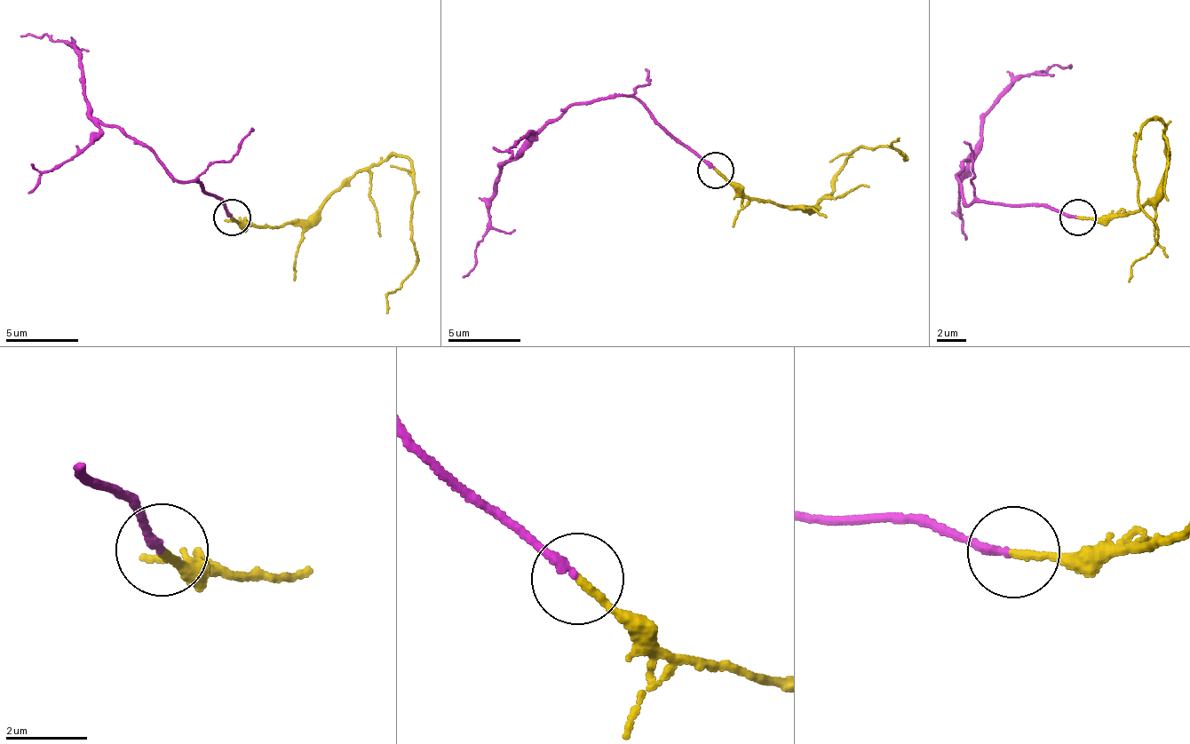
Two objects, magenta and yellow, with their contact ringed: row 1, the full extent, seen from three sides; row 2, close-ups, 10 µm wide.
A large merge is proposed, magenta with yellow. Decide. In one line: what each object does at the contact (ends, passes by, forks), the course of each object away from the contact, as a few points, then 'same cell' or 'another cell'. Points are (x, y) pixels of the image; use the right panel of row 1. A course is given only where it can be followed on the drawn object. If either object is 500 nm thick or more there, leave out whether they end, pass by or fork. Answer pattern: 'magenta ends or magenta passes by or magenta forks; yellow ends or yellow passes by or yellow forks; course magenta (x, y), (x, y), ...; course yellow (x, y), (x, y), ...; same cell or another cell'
magenta ends; yellow ends; course magenta (1078, 217), (1042, 205), (964, 204), (956, 179), (972, 149), (981, 114), (1031, 73), (1066, 66), (1071, 69); course yellow (1078, 217), (1153, 203), (1170, 162), (1161, 118), (1140, 130), (1132, 165), (1157, 233), (1130, 280); same cell

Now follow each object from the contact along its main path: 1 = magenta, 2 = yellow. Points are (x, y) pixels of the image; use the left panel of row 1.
1: (231, 218), (218, 198), (194, 181), (178, 179), (149, 149), (90, 112), (84, 77), (68, 42), (20, 37)
2: (231, 218), (301, 225), (333, 193), (400, 153), (413, 166), (412, 273), (389, 292), (386, 312)

